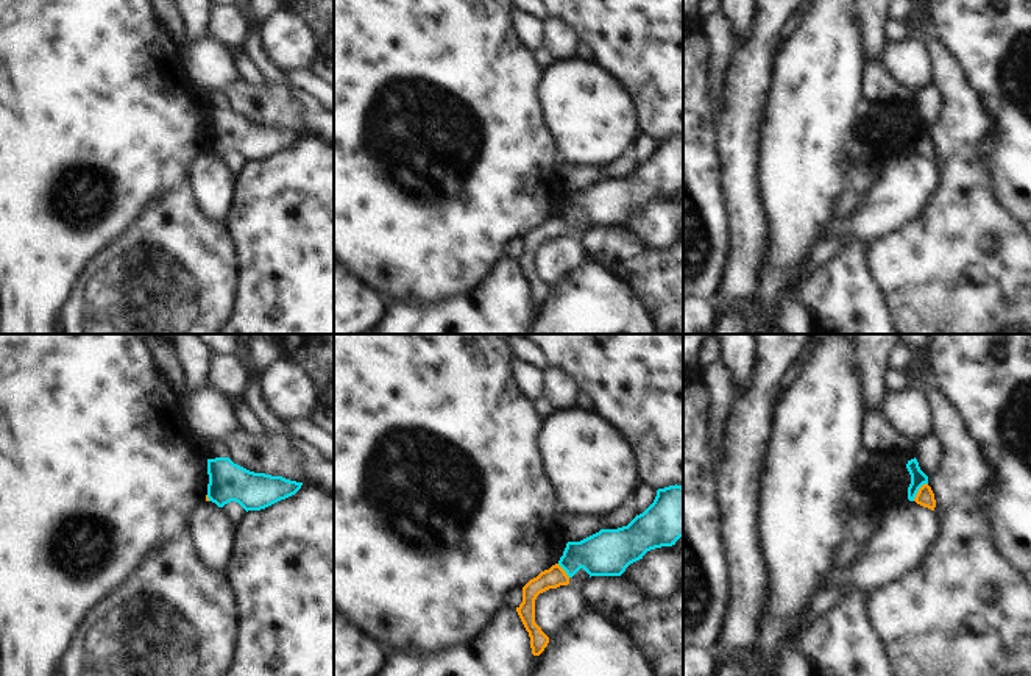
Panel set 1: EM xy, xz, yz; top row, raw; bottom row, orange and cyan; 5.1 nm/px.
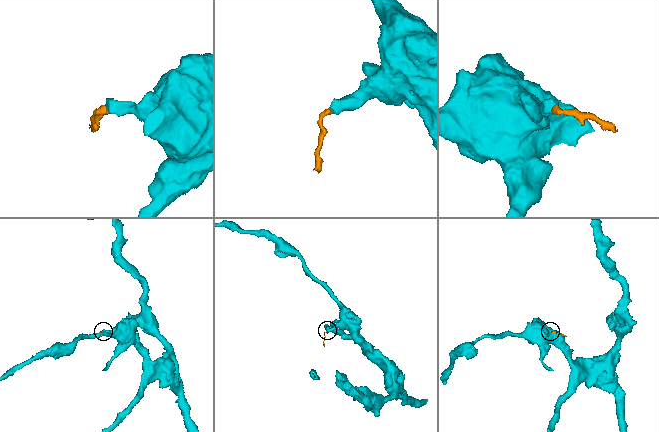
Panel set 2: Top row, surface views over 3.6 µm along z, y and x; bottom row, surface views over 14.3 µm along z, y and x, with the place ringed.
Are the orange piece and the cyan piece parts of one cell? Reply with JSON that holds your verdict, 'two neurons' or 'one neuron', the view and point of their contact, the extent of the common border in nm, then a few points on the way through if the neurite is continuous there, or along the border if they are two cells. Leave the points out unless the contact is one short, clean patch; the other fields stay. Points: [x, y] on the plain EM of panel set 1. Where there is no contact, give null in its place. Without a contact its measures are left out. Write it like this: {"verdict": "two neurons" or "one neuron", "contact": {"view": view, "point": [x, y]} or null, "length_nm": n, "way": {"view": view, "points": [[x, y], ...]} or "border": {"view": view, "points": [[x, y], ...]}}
{"verdict": "two neurons", "contact": {"view": "yz", "point": [919, 141]}, "length_nm": 120, "border": {"view": "yz", "points": [[927, 133], [913, 150]]}}

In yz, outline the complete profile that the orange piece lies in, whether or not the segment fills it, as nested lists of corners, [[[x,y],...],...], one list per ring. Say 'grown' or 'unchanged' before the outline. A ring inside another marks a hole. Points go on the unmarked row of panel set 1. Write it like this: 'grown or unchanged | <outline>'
unchanged | [[[923,134],[923,136],[919,139],[919,142],[917,142],[914,151],[916,151],[917,155],[923,156],[923,158],[931,159],[931,161],[934,161],[934,158],[936,158],[934,144],[933,144],[933,141],[931,141],[931,137],[930,137],[928,134]]]

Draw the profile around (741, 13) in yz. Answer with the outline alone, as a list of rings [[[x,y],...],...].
[[[722,0],[722,12],[735,23],[739,45],[744,44],[756,16],[756,0]]]

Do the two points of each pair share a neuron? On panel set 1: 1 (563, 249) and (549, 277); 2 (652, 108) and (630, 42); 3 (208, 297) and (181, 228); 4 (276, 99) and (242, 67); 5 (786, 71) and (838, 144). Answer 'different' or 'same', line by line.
1: same
2: same
3: same
4: different
5: same

